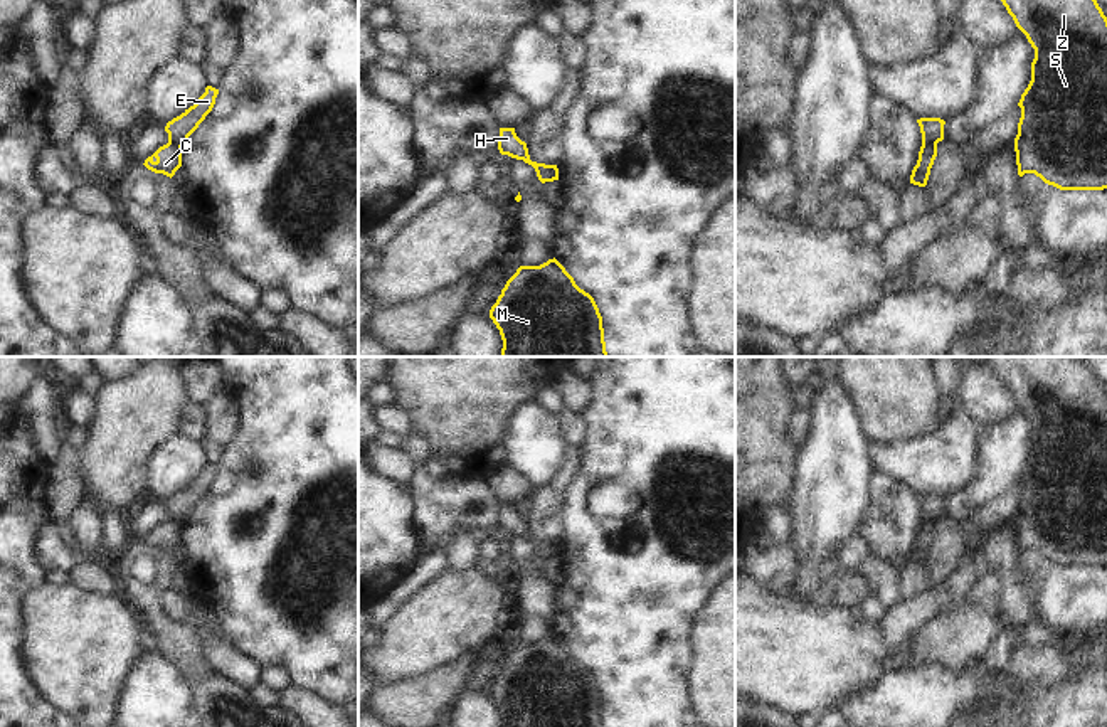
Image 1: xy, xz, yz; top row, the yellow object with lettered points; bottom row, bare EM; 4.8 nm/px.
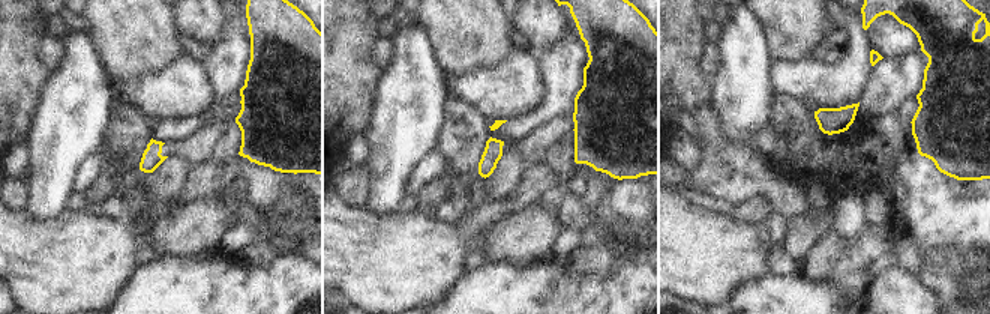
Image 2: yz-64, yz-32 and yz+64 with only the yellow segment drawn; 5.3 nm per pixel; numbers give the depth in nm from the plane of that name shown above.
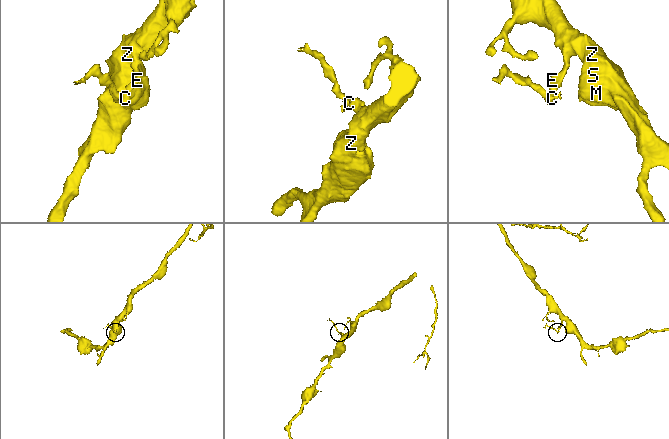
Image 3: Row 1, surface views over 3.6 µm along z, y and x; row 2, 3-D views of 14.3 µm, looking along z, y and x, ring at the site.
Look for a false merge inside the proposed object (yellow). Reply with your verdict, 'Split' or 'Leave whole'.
Split.

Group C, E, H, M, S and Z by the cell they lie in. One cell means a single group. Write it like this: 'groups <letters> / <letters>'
groups C H / E M S Z

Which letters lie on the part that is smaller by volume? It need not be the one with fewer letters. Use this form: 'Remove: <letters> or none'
Remove: C, H.

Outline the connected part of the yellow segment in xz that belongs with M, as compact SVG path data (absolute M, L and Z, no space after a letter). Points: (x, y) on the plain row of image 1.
M555 634L540 643L520 643L491 683L490 695L500 707L501 727L606 727L602 693L594 675L575 661Z

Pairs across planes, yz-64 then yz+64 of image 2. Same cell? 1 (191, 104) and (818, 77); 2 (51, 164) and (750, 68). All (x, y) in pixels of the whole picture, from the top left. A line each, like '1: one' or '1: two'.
1: one
2: one

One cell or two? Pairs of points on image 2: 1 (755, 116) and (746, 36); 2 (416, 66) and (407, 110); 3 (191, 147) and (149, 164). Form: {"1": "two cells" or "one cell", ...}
{"1": "one cell", "2": "one cell", "3": "one cell"}

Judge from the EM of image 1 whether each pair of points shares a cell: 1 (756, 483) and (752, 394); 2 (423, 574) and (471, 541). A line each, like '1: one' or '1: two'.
1: one
2: two

